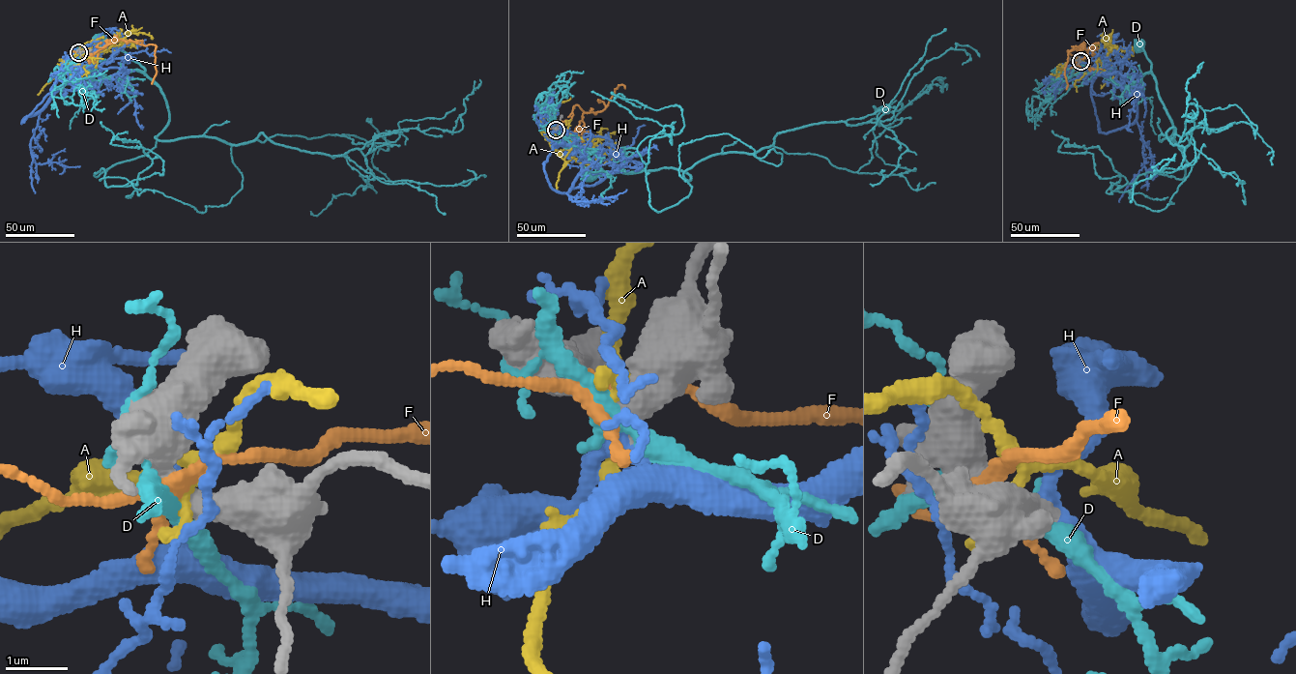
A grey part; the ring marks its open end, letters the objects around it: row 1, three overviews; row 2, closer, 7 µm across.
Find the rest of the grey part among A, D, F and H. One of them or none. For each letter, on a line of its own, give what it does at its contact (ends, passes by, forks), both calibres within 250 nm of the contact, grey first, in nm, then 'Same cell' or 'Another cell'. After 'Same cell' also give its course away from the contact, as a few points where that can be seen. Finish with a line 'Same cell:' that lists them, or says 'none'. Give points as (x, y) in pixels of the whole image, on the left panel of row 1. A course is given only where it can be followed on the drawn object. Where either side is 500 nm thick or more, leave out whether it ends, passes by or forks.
A: It passes by. Thickness 440 nm (grey) against 180 nm. Another cell
D: It passes by. Thickness 420 nm (grey) against 280 nm. Another cell
F: It forks there. Thickness 440 nm (grey) against 240 nm. Another cell
H: It passes by. Thickness 380 nm (grey) against 240 nm. Same cell. Its course: (78, 52), (92, 53), (93, 69), (57, 90), (40, 113), (30, 149), (37, 163), (79, 166)
Same cell: H

